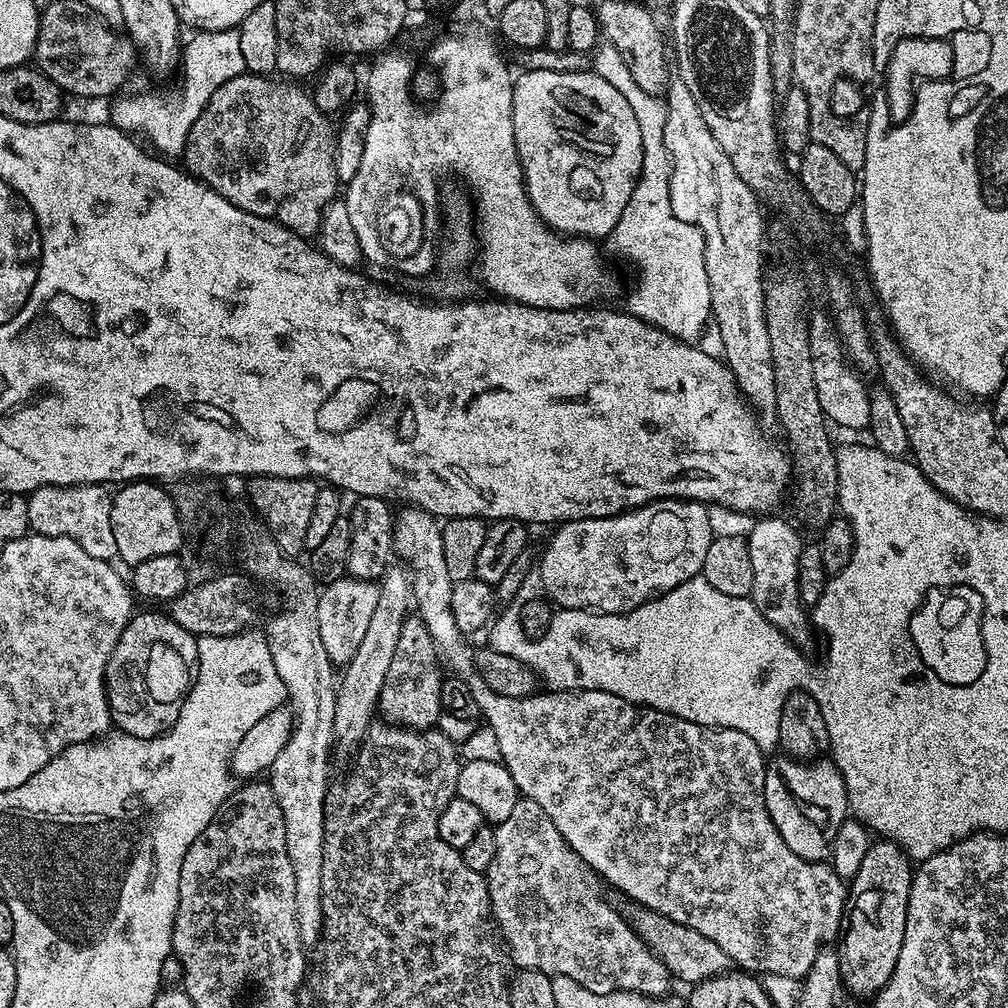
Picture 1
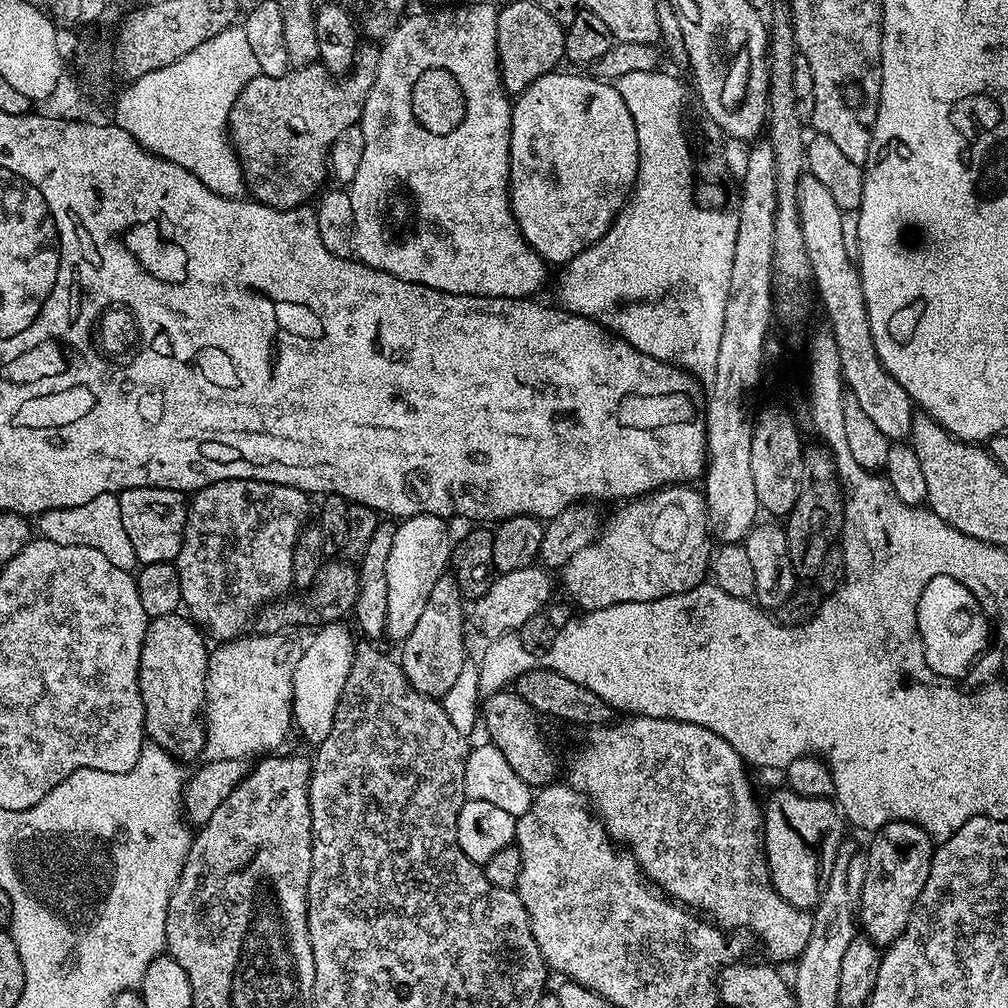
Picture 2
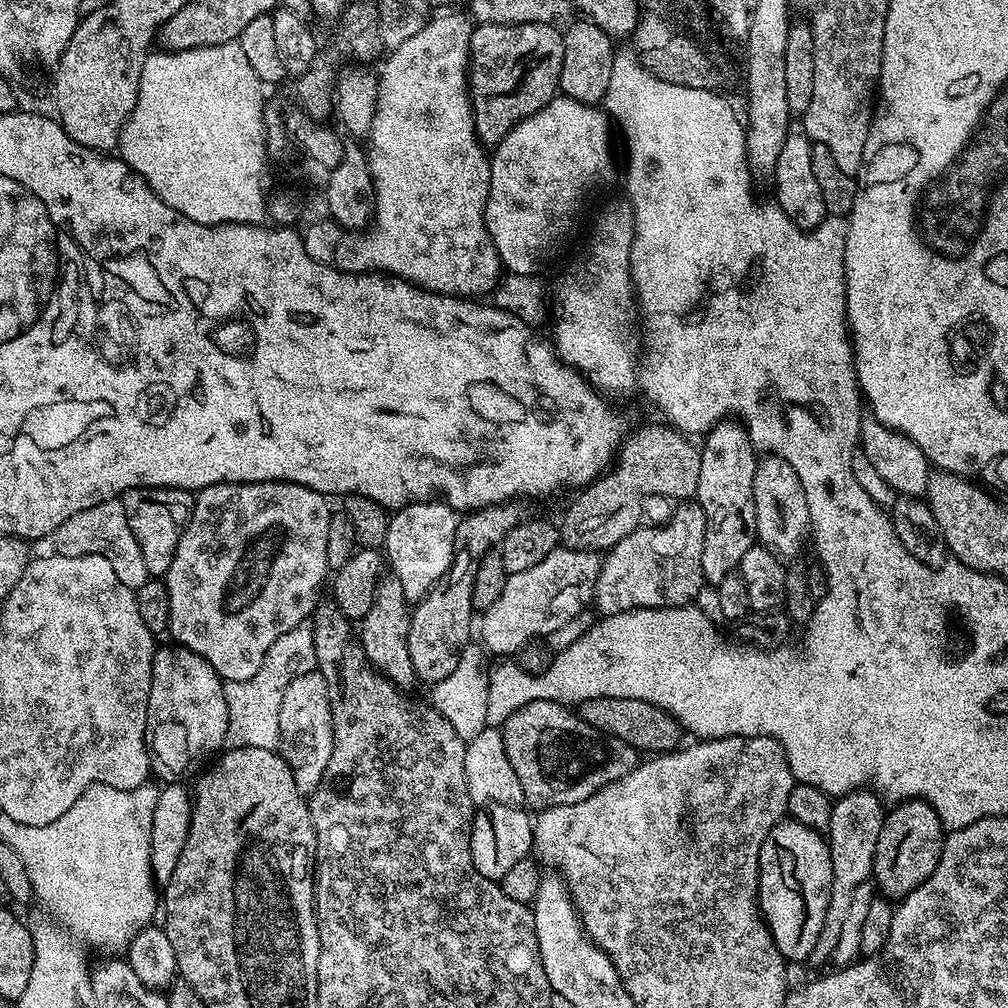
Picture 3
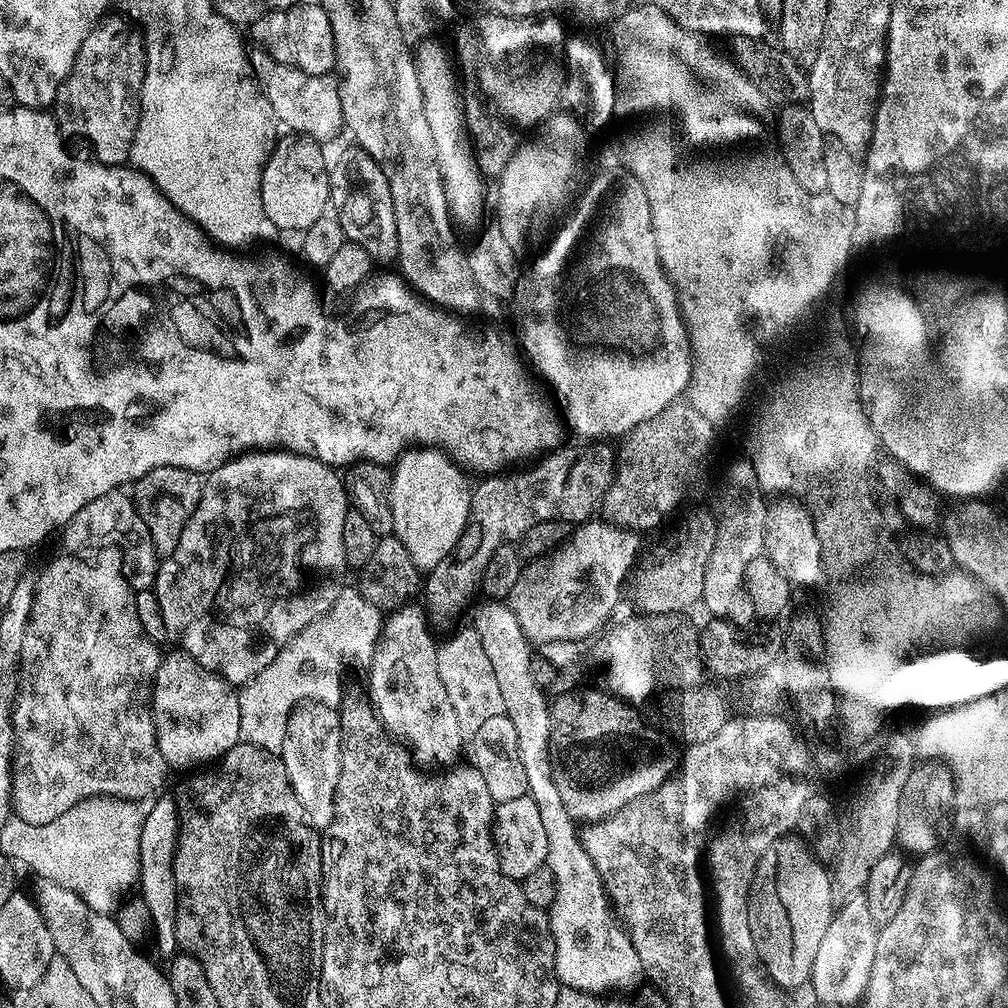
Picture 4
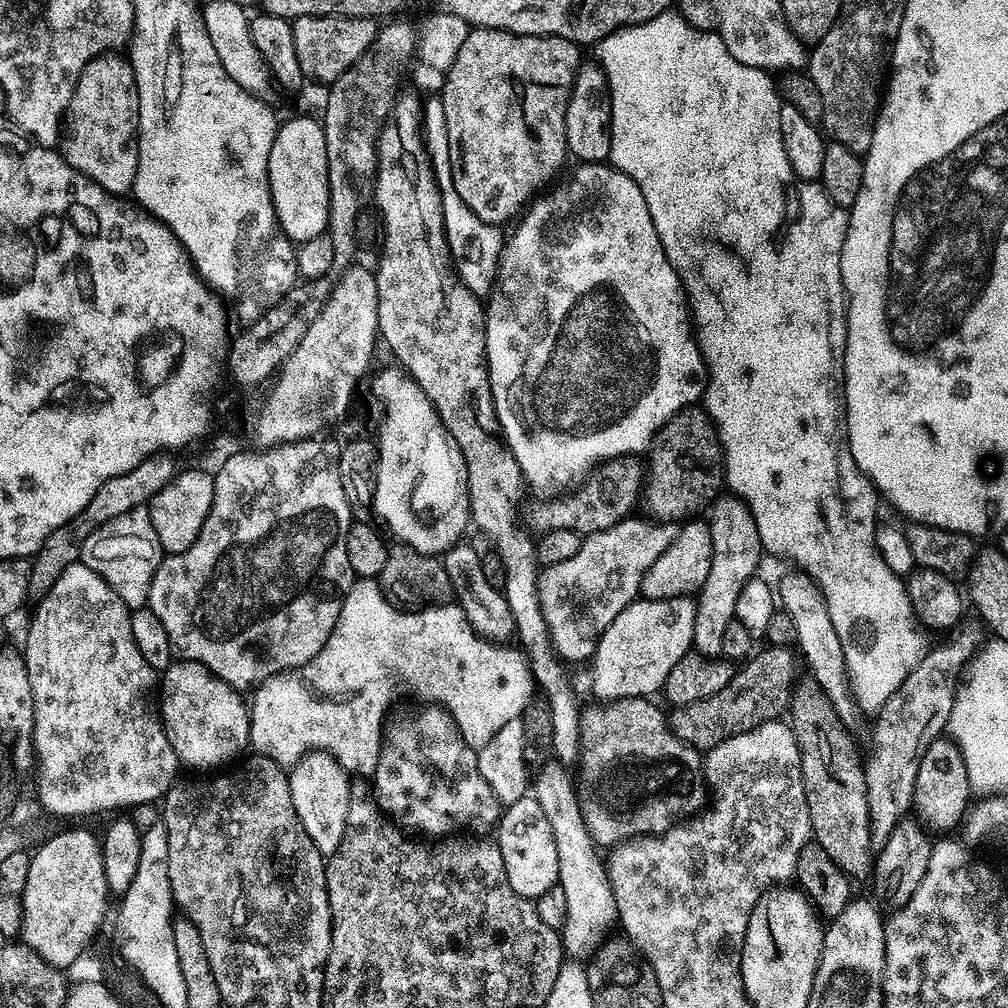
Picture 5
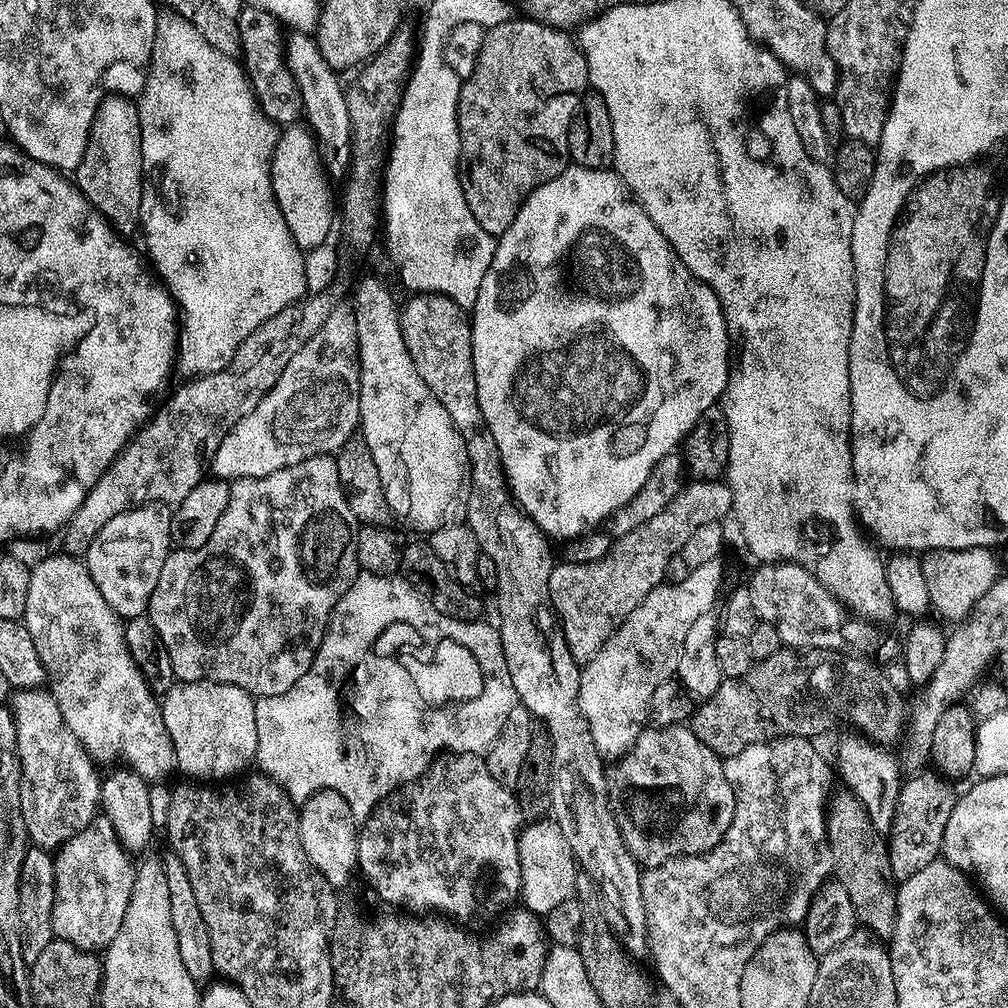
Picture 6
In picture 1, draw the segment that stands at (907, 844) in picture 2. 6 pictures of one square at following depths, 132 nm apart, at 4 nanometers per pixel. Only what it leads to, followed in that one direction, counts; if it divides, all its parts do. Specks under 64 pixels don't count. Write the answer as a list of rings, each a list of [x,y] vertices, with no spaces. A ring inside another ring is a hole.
[[[880,838],[871,843],[855,877],[850,880],[850,907],[846,912],[846,927],[843,929],[844,941],[838,947],[840,975],[845,989],[849,988],[856,998],[875,997],[890,982],[894,966],[898,966],[898,954],[902,954],[902,944],[906,938],[908,903],[912,893],[914,864],[908,861],[909,853],[897,841]]]

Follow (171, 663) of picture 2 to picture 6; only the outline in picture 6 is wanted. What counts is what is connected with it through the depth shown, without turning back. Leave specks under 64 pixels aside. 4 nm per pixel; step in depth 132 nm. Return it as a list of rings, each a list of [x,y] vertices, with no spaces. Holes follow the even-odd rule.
[[[199,680],[193,684],[173,683],[172,689],[163,695],[162,707],[166,730],[170,734],[176,755],[175,767],[181,768],[188,778],[195,778],[200,782],[224,782],[243,773],[243,768],[255,761],[258,750],[255,704],[252,695],[237,684],[215,684],[209,680]]]

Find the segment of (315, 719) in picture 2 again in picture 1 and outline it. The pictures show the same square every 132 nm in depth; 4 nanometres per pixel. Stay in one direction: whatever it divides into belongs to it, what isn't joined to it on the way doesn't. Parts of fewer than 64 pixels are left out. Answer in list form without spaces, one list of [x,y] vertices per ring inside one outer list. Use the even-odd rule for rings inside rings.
[[[343,575],[333,578],[323,585],[322,591],[316,598],[316,617],[318,618],[318,638],[322,640],[322,646],[326,650],[329,660],[333,665],[343,666],[354,658],[354,650],[362,643],[362,637],[366,629],[370,627],[370,617],[374,614],[374,606],[378,606],[379,583],[371,580],[359,580],[357,576]]]

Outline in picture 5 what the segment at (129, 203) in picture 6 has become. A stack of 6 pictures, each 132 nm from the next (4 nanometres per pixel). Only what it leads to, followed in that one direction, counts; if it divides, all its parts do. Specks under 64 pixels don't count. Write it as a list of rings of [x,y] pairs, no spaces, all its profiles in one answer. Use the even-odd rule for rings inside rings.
[[[105,54],[88,63],[76,83],[66,113],[66,135],[62,140],[62,155],[72,171],[81,172],[103,192],[115,198],[131,193],[140,149],[136,79],[131,63],[118,57],[116,54]]]

